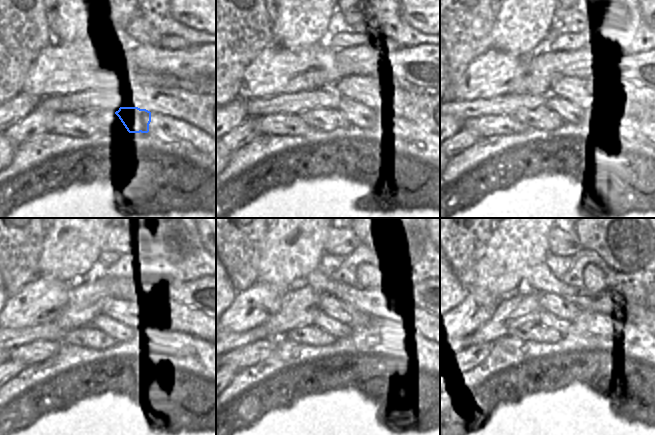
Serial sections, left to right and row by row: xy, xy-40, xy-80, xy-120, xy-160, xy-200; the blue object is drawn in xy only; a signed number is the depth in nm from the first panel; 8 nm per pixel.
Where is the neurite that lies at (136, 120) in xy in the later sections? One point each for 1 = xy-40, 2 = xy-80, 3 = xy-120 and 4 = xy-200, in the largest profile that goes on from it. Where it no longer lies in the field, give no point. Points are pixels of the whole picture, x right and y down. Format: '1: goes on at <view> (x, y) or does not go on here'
1: goes on at xy-40 (357, 114)
2: goes on at xy-80 (571, 112)
3: goes on at xy-120 (120, 332)
4: goes on at xy-200 (546, 319)

